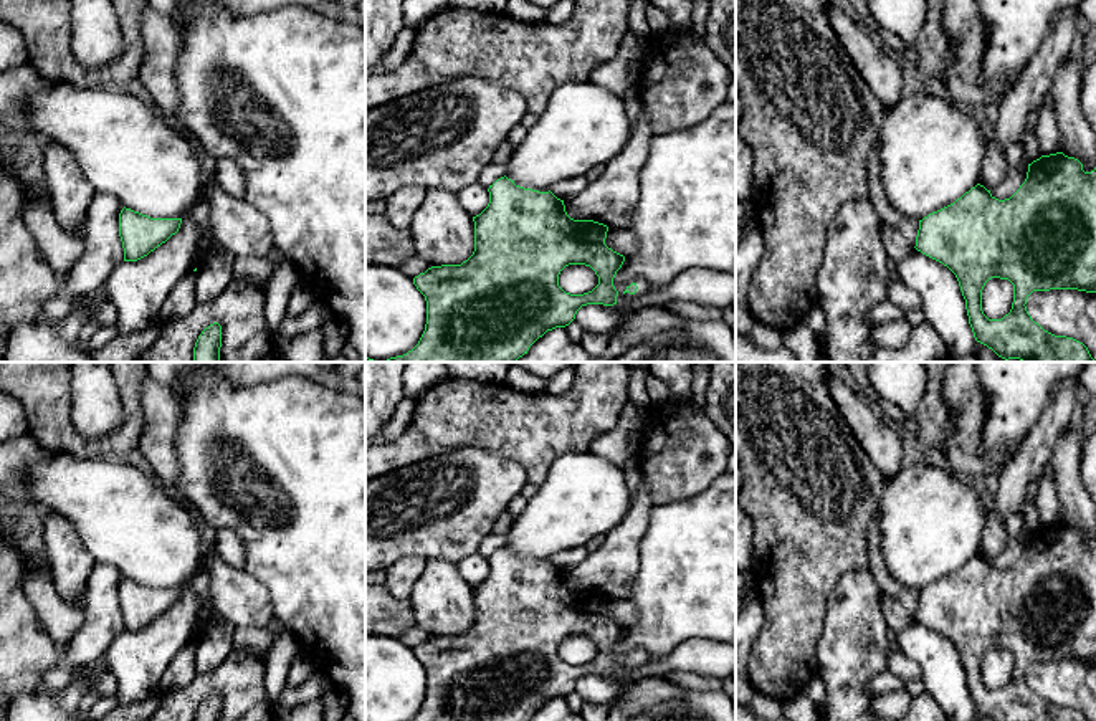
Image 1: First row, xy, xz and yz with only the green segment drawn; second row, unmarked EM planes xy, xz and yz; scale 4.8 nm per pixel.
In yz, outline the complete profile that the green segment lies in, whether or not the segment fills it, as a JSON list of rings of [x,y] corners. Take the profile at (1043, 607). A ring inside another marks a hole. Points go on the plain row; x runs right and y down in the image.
[[[1063,523],[1041,526],[1028,534],[1025,552],[1005,571],[995,569],[990,561],[977,554],[954,574],[919,590],[914,618],[955,645],[977,713],[992,721],[1088,721],[1083,713],[1073,708],[1045,701],[1032,690],[1025,675],[1033,661],[1078,660],[1096,663],[1096,537],[1084,542],[1078,529]],[[992,648],[1008,650],[1013,655],[1012,680],[1002,690],[989,690],[982,681],[982,660]]]

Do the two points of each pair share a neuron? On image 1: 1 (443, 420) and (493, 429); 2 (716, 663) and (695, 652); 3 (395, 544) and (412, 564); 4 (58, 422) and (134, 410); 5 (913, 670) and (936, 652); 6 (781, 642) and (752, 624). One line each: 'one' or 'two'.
1: one
2: one
3: two
4: one
5: two
6: two

